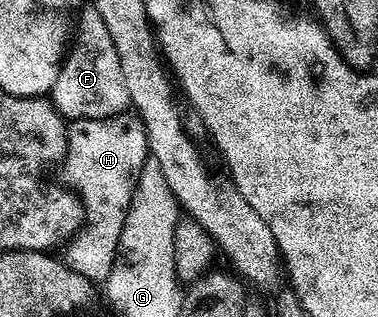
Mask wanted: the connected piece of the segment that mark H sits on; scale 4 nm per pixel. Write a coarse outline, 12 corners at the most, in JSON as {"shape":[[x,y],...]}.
{"shape":[[137,115],[69,122],[86,224],[67,267],[104,283],[147,156]]}

